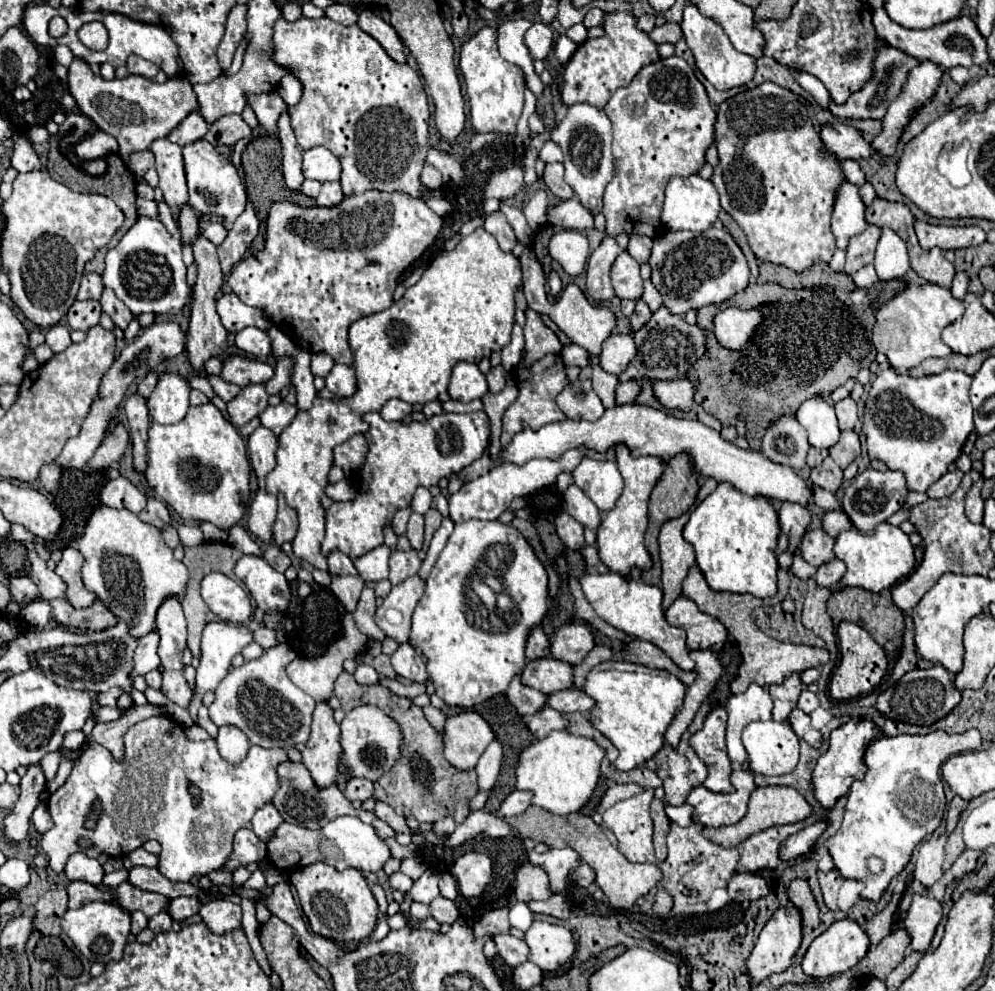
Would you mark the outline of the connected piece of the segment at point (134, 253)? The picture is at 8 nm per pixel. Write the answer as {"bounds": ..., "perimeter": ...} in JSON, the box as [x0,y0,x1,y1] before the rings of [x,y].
{"bounds":[103,217,193,315],"perimeter":[[[139,217],[121,241],[109,249],[105,257],[103,285],[113,289],[133,315],[181,315],[183,307],[193,301],[193,285],[189,285],[185,273],[187,267],[181,259],[179,241],[173,239],[157,219]]]}

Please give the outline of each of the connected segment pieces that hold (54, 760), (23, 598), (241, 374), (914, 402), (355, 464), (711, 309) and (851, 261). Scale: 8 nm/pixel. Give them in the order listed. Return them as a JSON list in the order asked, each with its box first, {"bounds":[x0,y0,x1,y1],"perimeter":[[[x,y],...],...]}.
[{"bounds":[39,749,63,781],"perimeter":[[[59,749],[59,751],[53,751],[53,753],[49,753],[47,757],[43,757],[41,761],[39,761],[39,765],[43,767],[43,773],[45,773],[45,777],[47,777],[47,781],[51,781],[53,777],[55,777],[55,773],[57,773],[57,767],[59,767],[59,763],[61,763],[61,755],[63,751]]]},{"bounds":[9,575,39,603],"perimeter":[[[29,575],[9,577],[9,591],[11,591],[11,595],[13,595],[13,601],[17,601],[17,603],[27,603],[27,601],[39,597],[39,589],[37,589],[37,585],[31,581]]]},{"bounds":[221,357,273,387],"perimeter":[[[231,357],[223,363],[221,377],[239,387],[247,387],[249,383],[265,385],[273,377],[273,367],[249,357]]]},{"bounds":[863,369,975,491],"perimeter":[[[893,369],[881,371],[871,385],[869,399],[865,403],[863,433],[867,437],[869,457],[881,459],[889,469],[901,469],[905,473],[909,491],[927,491],[939,477],[947,473],[949,465],[961,455],[967,435],[975,431],[973,407],[969,399],[971,381],[971,375],[949,369],[939,375],[923,375],[917,379],[909,375],[897,375]]]},{"bounds":[333,433,367,475],"perimeter":[[[361,433],[353,435],[345,443],[337,445],[333,449],[333,455],[335,455],[335,465],[339,465],[345,471],[345,475],[355,473],[365,461],[367,441],[365,441],[365,437]]]},{"bounds":[697,305,725,333],"perimeter":[[[707,305],[697,311],[697,325],[707,333],[713,333],[713,319],[725,305]]]},{"bounds":[845,225,881,275],"perimeter":[[[867,225],[867,229],[863,233],[849,239],[845,273],[853,275],[861,267],[873,263],[873,255],[875,255],[875,247],[879,243],[879,237],[881,237],[881,229],[877,225]]]}]

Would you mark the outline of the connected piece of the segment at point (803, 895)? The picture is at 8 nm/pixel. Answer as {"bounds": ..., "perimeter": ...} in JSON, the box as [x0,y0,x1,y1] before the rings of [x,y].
{"bounds":[787,879,821,929],"perimeter":[[[793,879],[787,893],[789,893],[789,899],[793,901],[793,905],[799,907],[799,911],[803,915],[803,925],[815,929],[821,921],[819,921],[819,907],[811,893],[809,883],[805,879]]]}

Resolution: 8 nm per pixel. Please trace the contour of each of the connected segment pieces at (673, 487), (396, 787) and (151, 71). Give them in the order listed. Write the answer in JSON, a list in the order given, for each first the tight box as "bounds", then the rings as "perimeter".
[{"bounds":[645,453,699,585],"perimeter":[[[679,453],[671,461],[667,461],[667,469],[665,469],[663,477],[659,479],[659,483],[655,485],[655,489],[651,493],[651,499],[649,499],[649,527],[647,527],[647,533],[645,533],[645,545],[647,545],[647,549],[653,557],[653,567],[647,571],[647,575],[649,575],[649,577],[645,577],[647,583],[659,585],[659,581],[661,581],[661,559],[659,559],[659,543],[657,543],[661,525],[669,519],[675,519],[675,517],[681,517],[683,513],[687,513],[691,509],[691,505],[695,503],[697,491],[699,491],[697,473],[695,473],[687,453]]]},{"bounds":[333,671,477,825],"perimeter":[[[343,671],[335,681],[333,695],[341,701],[343,711],[351,711],[363,703],[371,703],[381,707],[389,717],[393,717],[403,735],[403,757],[401,761],[385,773],[379,781],[375,781],[375,801],[383,801],[391,805],[403,817],[415,817],[417,821],[439,821],[443,817],[453,817],[455,825],[461,825],[469,815],[469,801],[477,795],[477,773],[475,769],[459,771],[443,757],[443,733],[437,731],[423,715],[421,707],[413,705],[407,697],[395,697],[387,687],[375,685],[359,685],[351,673]]]},{"bounds":[127,55,159,79],"perimeter":[[[131,55],[127,59],[127,67],[129,67],[129,73],[143,75],[147,79],[155,79],[155,75],[159,73],[159,67],[155,63],[151,63],[151,61],[143,59],[143,57],[135,57],[135,55]]]}]

